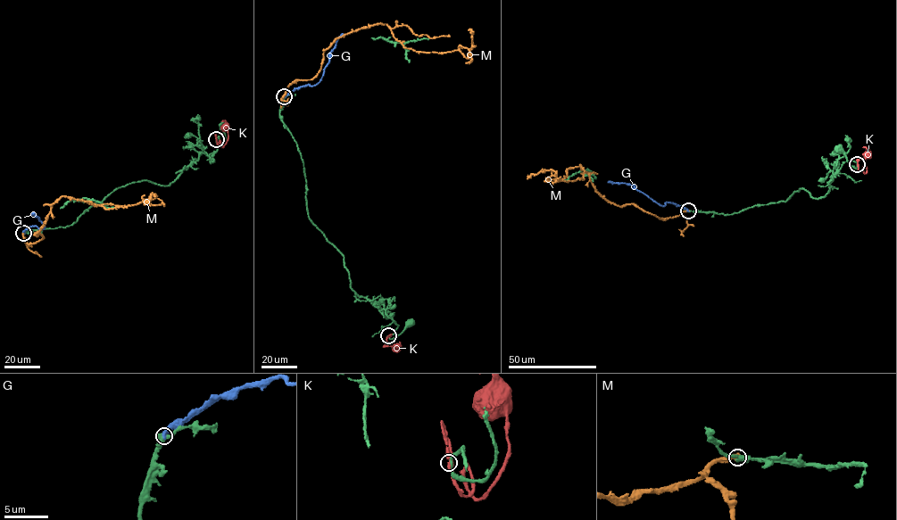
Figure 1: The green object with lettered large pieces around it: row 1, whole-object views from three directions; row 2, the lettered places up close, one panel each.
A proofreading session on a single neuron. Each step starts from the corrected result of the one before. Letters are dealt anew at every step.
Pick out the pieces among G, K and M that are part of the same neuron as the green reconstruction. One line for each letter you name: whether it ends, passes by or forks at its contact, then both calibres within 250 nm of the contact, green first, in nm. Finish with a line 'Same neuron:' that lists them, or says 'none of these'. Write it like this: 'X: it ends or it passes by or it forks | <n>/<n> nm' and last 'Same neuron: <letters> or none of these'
Same neuron: none of these

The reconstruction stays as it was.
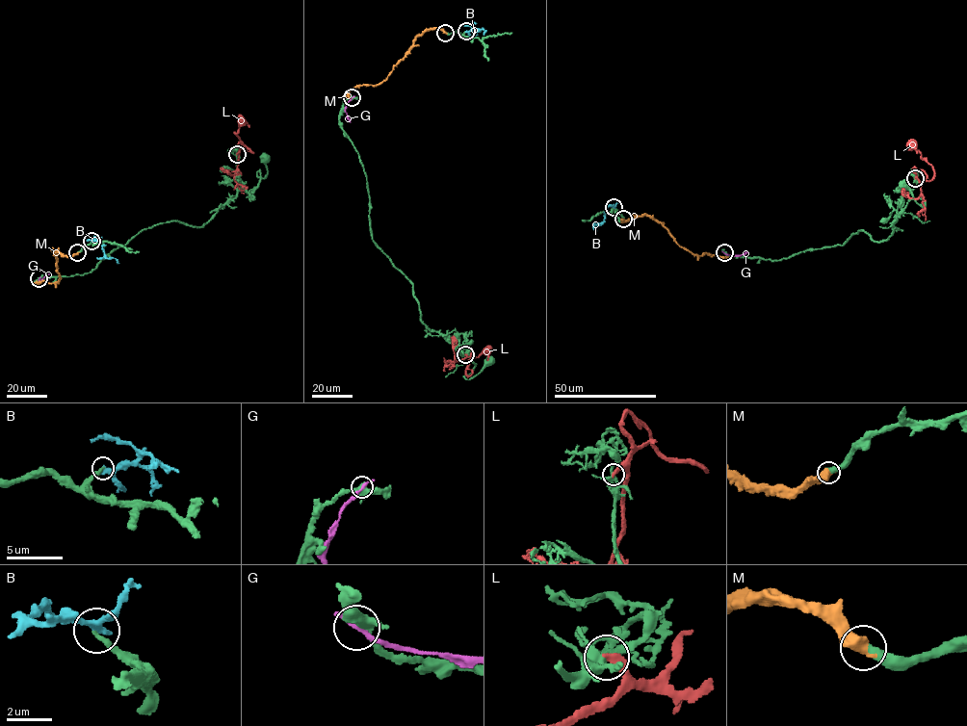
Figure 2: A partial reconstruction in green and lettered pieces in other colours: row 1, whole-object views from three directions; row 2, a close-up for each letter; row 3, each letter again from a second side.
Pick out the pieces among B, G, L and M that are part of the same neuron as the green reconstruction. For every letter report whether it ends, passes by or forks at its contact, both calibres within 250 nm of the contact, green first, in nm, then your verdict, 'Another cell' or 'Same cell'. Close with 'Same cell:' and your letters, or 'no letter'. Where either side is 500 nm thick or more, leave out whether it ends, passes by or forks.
B: It passes by. Thickness 220 nm (green) against 280 nm. Another cell
G: It ends there. Thickness 360 nm (green) against 240 nm. Another cell
L: It ends there. Thickness 260 nm (green) against 360 nm. Another cell
M: Thickness 480 nm (green) against 650 nm. Same cell
Same cell: M

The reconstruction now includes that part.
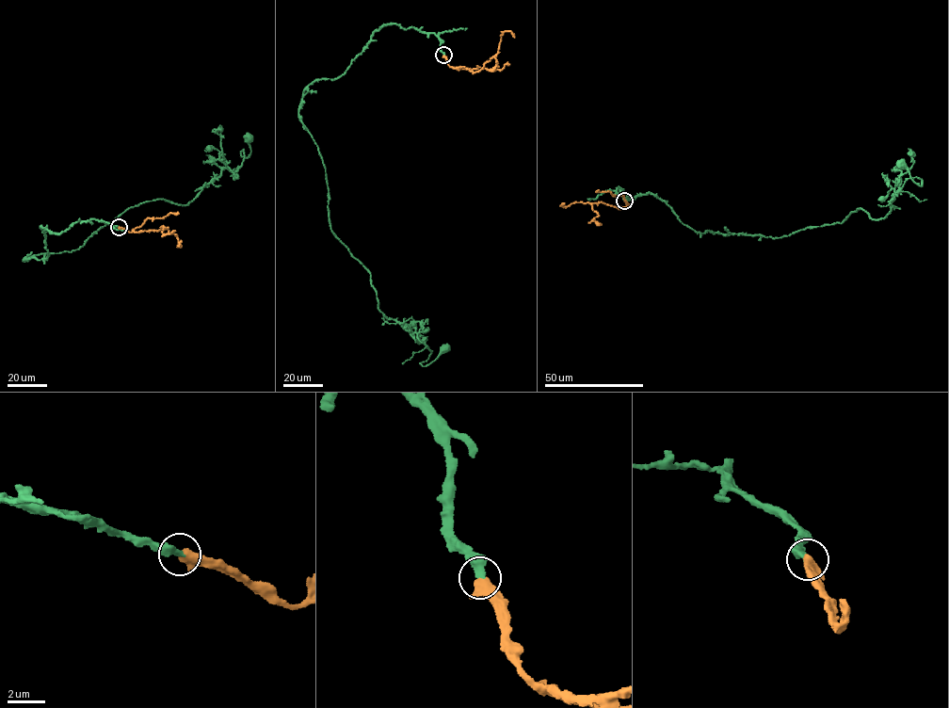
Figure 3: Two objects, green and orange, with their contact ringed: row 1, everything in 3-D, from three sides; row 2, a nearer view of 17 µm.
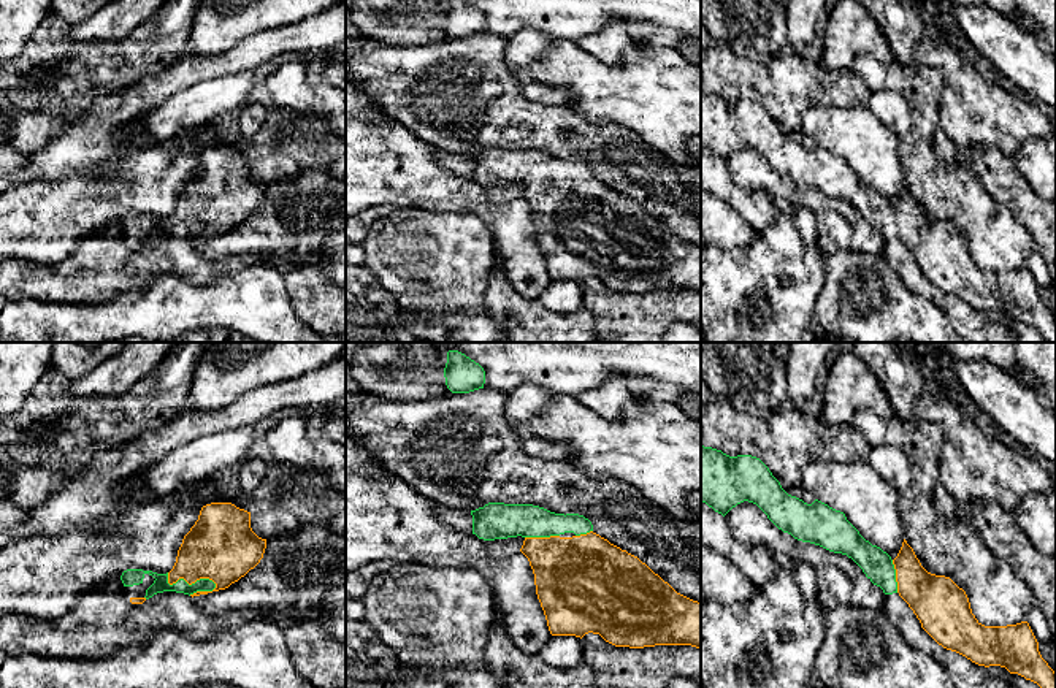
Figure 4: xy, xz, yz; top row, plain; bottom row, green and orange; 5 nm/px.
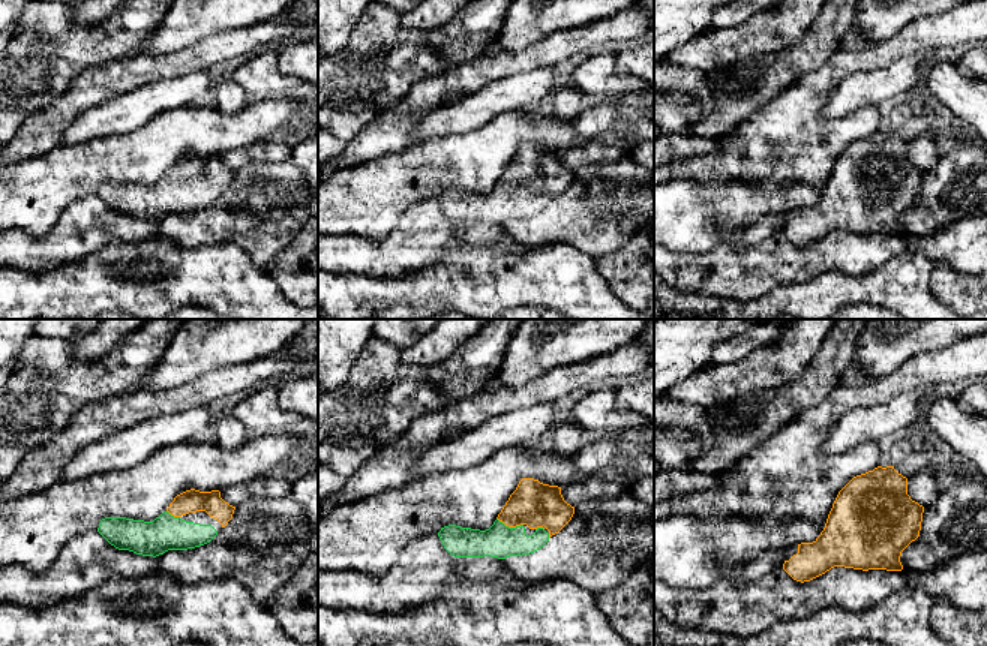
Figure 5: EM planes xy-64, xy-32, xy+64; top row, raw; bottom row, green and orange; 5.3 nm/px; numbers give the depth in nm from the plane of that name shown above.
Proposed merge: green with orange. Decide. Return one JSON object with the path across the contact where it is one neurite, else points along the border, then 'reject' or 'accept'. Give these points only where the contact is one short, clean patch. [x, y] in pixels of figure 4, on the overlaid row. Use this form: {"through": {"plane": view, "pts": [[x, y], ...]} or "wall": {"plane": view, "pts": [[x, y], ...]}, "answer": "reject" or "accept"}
{"answer": "accept"}

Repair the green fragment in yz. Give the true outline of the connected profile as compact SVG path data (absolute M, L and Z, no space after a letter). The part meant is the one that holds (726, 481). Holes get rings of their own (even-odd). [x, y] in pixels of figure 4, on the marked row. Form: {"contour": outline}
{"contour": "M701 445L701 501L723 517L737 504L756 504L767 518L794 539L820 545L851 558L866 577L885 594L897 593L913 610L921 628L943 648L956 652L978 666L1001 666L1040 688L1056 688L1056 672L1039 652L1039 642L1027 621L1007 626L985 626L972 613L969 598L950 577L928 572L904 539L893 560L880 547L866 541L845 514L815 499L812 504L788 495L769 468L756 457L729 457L721 450Z"}

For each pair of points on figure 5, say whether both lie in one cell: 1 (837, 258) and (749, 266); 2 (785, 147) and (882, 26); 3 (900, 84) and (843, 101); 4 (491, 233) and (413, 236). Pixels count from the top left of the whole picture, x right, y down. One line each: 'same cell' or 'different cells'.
1: same cell
2: different cells
3: same cell
4: same cell

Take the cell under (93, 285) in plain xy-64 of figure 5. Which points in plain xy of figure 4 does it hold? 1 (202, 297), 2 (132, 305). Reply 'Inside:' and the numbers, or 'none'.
Inside: 1, 2

